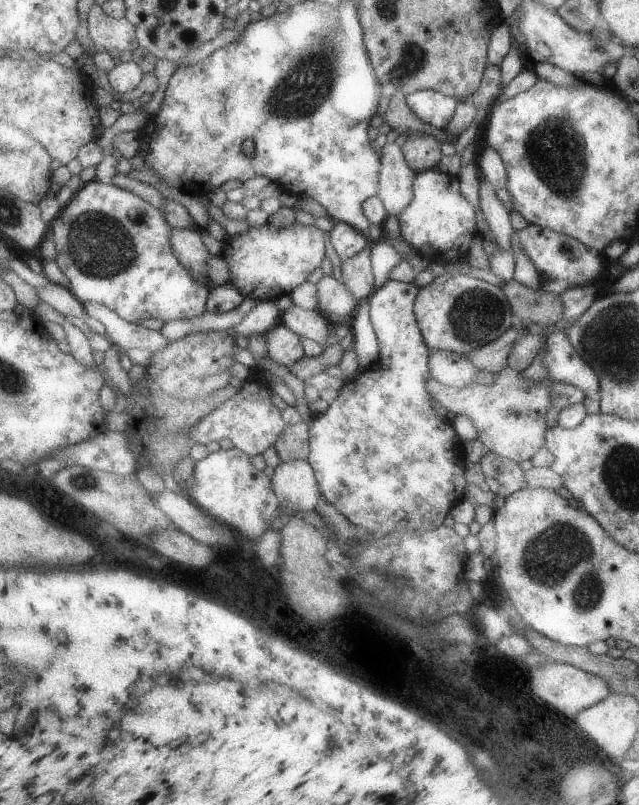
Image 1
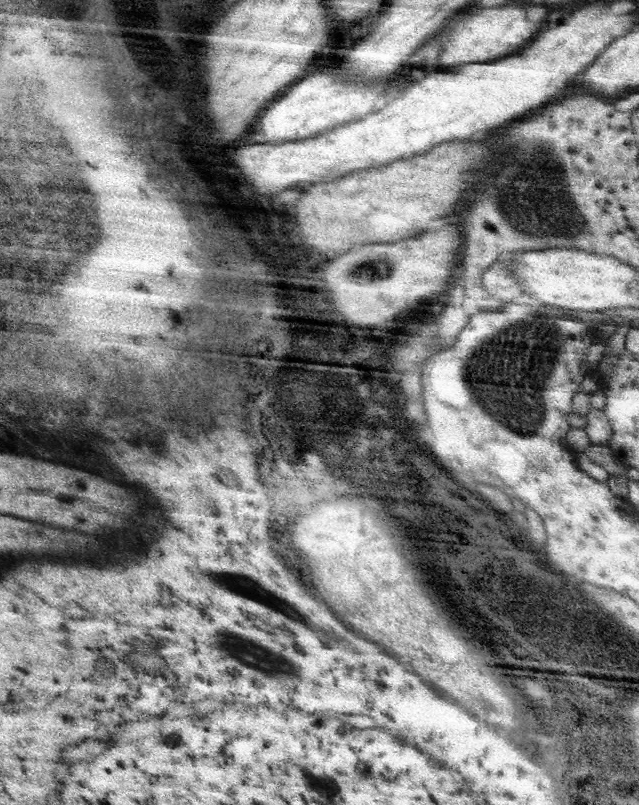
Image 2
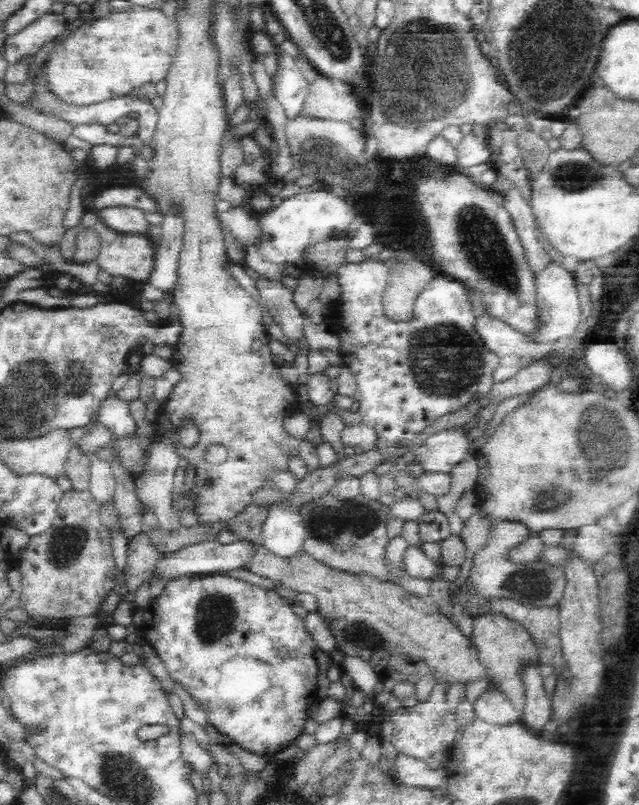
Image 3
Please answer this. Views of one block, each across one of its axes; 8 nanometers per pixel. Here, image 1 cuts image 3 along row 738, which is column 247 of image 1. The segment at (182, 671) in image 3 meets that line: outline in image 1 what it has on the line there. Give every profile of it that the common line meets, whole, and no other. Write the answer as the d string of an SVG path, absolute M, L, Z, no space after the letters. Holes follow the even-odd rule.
M300 222L294 223L285 229L275 229L268 224L252 227L247 232L240 235L228 237L222 256L230 267L230 278L248 296L258 302L273 301L285 294L292 294L293 290L304 284L310 278L310 274L320 268L326 260L326 232L316 225L304 225Z

